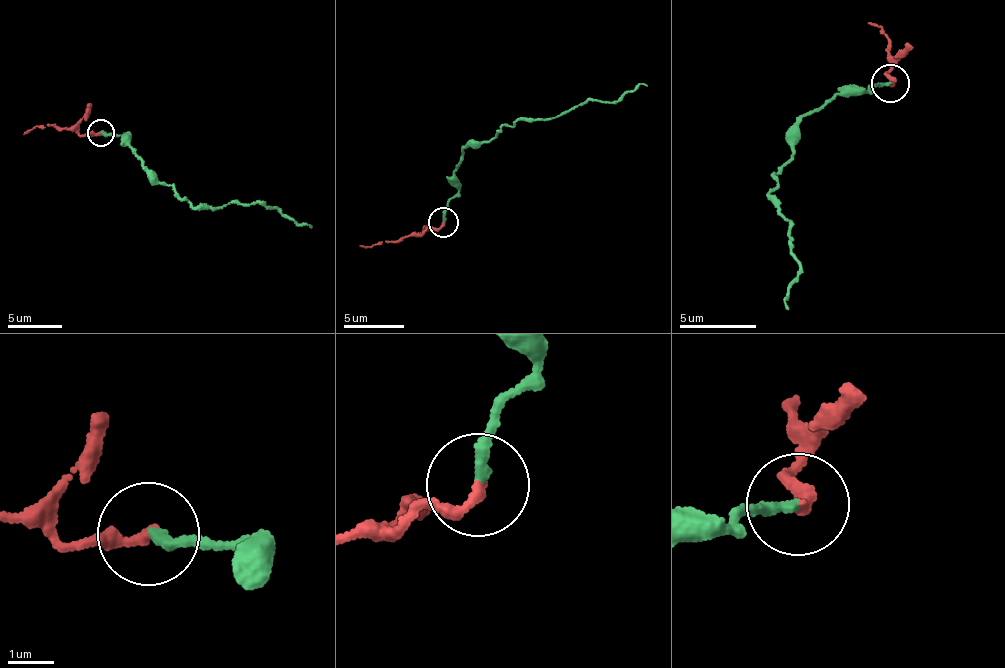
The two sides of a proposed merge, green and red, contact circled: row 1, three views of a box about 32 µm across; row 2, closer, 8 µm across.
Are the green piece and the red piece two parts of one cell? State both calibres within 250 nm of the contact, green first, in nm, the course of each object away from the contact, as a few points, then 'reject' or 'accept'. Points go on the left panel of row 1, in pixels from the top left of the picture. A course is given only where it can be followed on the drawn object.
calibres 220 and 260 nm; course green (100, 132), (104, 137), (125, 136), (144, 166), (196, 209), (266, 203), (278, 208), (299, 224), (311, 226); course red (100, 132), (80, 135), (73, 128), (46, 125), (28, 129), (24, 135); accept

